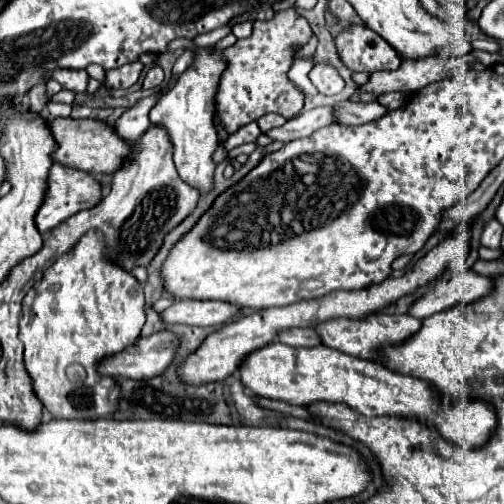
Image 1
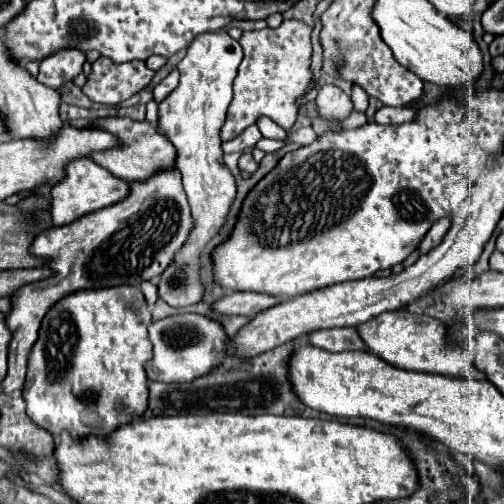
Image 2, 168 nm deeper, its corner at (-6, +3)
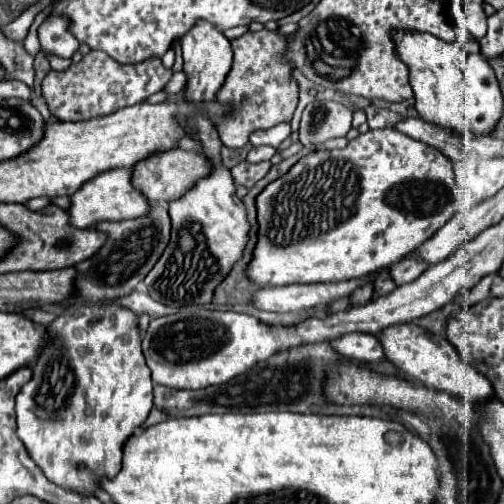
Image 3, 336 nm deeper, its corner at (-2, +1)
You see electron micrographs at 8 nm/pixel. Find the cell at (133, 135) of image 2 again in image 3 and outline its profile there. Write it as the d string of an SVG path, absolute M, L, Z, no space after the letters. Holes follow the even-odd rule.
M174 148L174 150L162 150L158 154L152 154L136 162L136 166L132 166L132 184L150 202L170 202L180 198L196 180L200 180L208 172L210 172L210 164L206 158L202 158L202 154Z

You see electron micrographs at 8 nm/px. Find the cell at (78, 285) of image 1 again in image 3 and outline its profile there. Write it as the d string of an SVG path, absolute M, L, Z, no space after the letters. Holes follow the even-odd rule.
M72 304L72 306L66 306L64 312L60 316L56 316L54 322L50 322L46 326L46 342L42 344L40 348L40 354L36 356L34 364L32 364L32 378L30 382L26 382L18 396L16 396L16 416L18 416L18 436L20 440L24 442L24 446L28 448L30 456L34 458L34 462L38 462L38 466L42 466L44 474L48 476L48 480L52 480L54 484L60 484L62 488L70 488L70 490L76 490L76 492L94 492L98 488L98 480L102 476L116 476L120 472L120 460L122 460L122 446L124 442L134 434L134 430L138 426L144 424L144 420L148 418L150 414L150 408L152 408L152 380L150 380L150 370L144 362L144 354L142 354L142 348L140 348L140 342L142 342L142 332L136 324L136 314L122 306L122 304ZM76 464L86 464L84 470L76 468Z

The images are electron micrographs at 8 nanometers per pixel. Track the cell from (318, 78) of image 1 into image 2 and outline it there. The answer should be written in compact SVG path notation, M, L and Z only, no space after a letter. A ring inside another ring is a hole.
M326 84L318 90L316 106L318 106L318 116L322 116L330 122L342 122L354 110L350 96L346 96L340 88L330 86L330 84Z

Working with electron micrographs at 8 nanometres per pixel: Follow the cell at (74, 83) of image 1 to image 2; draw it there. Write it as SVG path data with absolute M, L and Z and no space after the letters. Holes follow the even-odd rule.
M76 48L52 52L52 56L46 56L40 62L40 72L38 72L36 80L50 88L58 88L66 80L74 80L74 76L80 74L84 62L86 62L84 52L80 52Z

